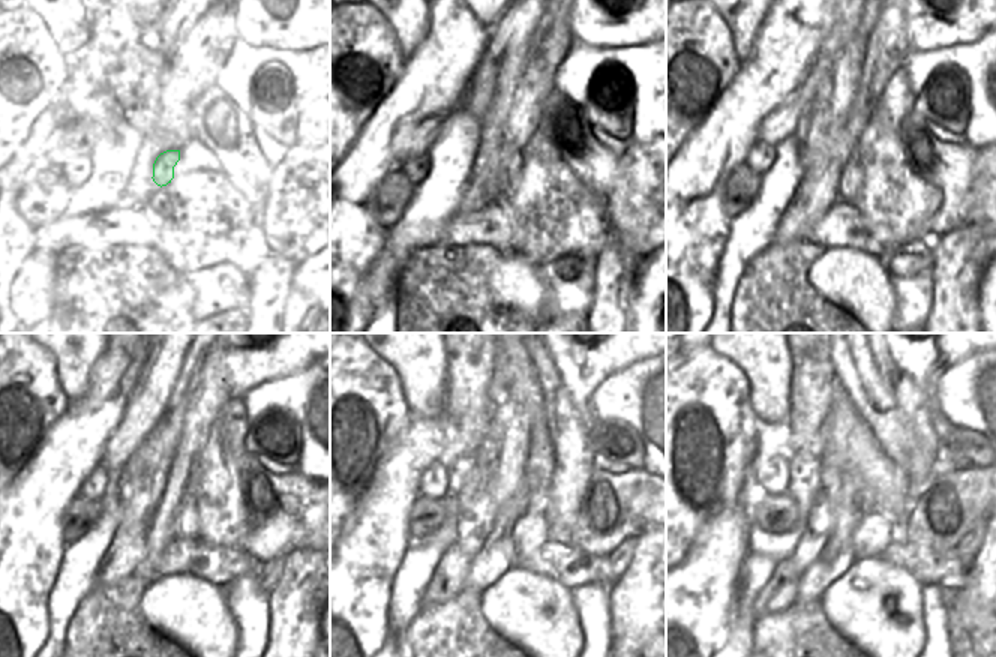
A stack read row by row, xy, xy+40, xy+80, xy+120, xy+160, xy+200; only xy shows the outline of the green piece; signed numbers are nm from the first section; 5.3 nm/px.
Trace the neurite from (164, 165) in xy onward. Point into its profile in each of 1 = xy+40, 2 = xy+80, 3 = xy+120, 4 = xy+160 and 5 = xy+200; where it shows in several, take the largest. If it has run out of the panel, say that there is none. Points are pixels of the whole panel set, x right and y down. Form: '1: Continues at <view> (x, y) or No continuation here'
1: Continues at xy+40 (509, 174)
2: Continues at xy+80 (851, 177)
3: Continues at xy+120 (185, 525)
4: Continues at xy+160 (528, 533)
5: Continues at xy+200 (875, 531).

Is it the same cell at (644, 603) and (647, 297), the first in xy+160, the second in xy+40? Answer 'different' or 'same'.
different

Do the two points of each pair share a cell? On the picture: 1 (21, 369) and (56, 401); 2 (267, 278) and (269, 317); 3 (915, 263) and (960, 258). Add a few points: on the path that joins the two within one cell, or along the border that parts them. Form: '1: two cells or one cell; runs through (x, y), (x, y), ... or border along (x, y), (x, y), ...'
1: one cell; runs through (30, 378), (47, 395)
2: one cell; runs through (267, 287), (266, 308)
3: two cells; border along (929, 240), (932, 245), (932, 297)

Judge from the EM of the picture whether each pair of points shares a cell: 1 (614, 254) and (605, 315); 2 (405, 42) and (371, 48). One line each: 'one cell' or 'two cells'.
1: one cell
2: two cells

